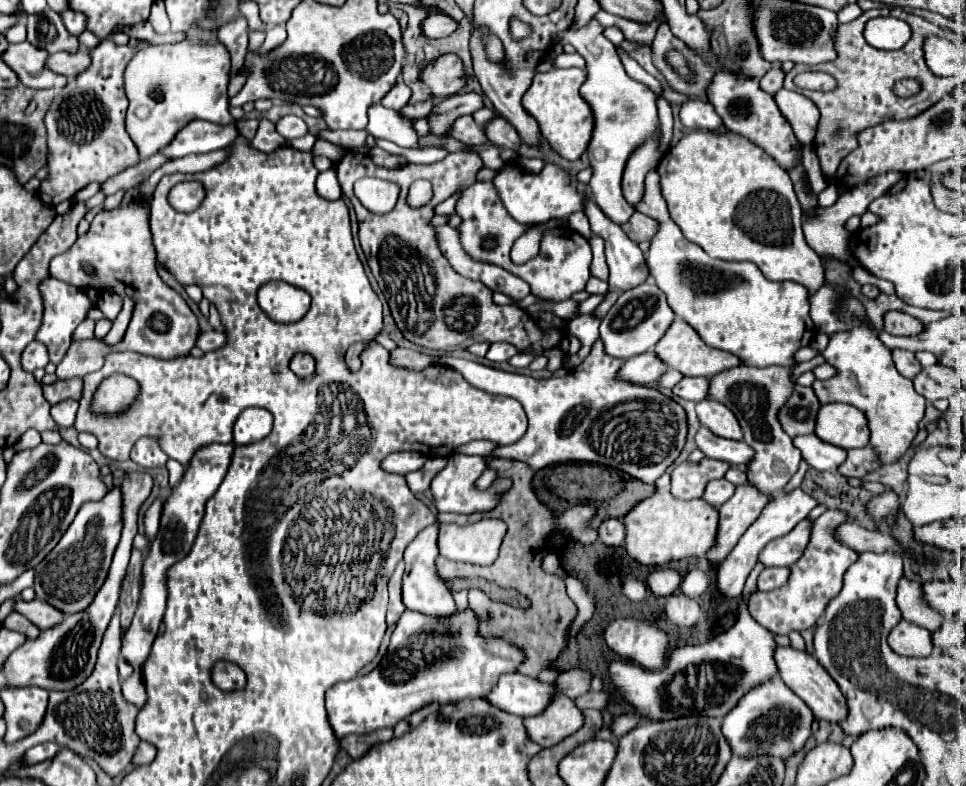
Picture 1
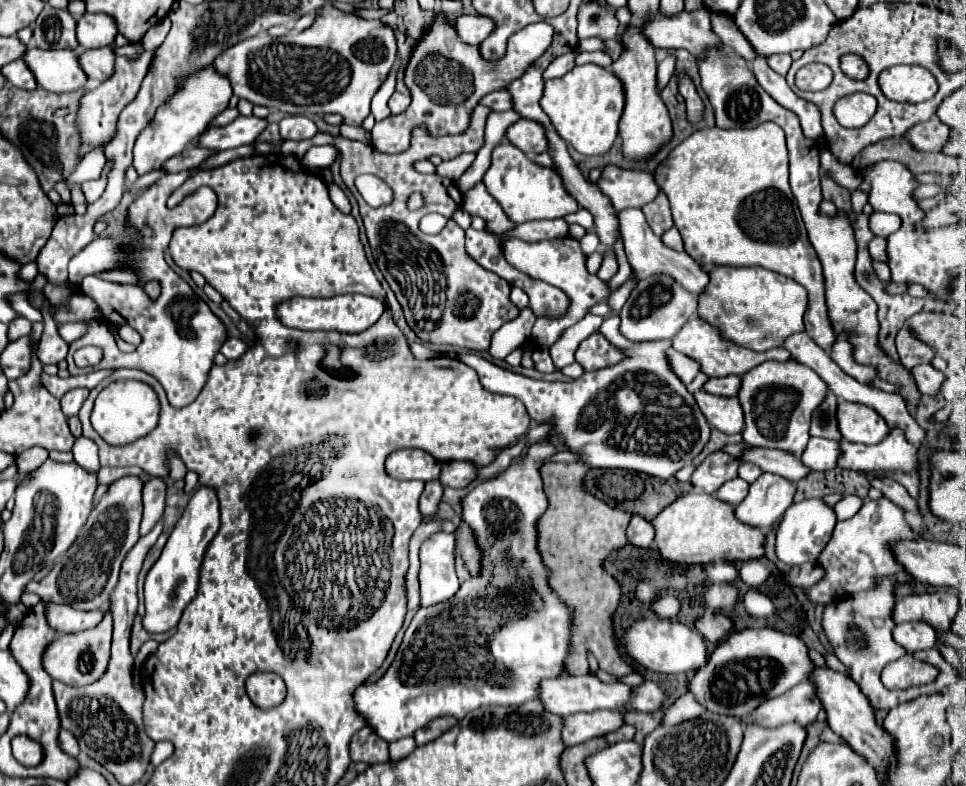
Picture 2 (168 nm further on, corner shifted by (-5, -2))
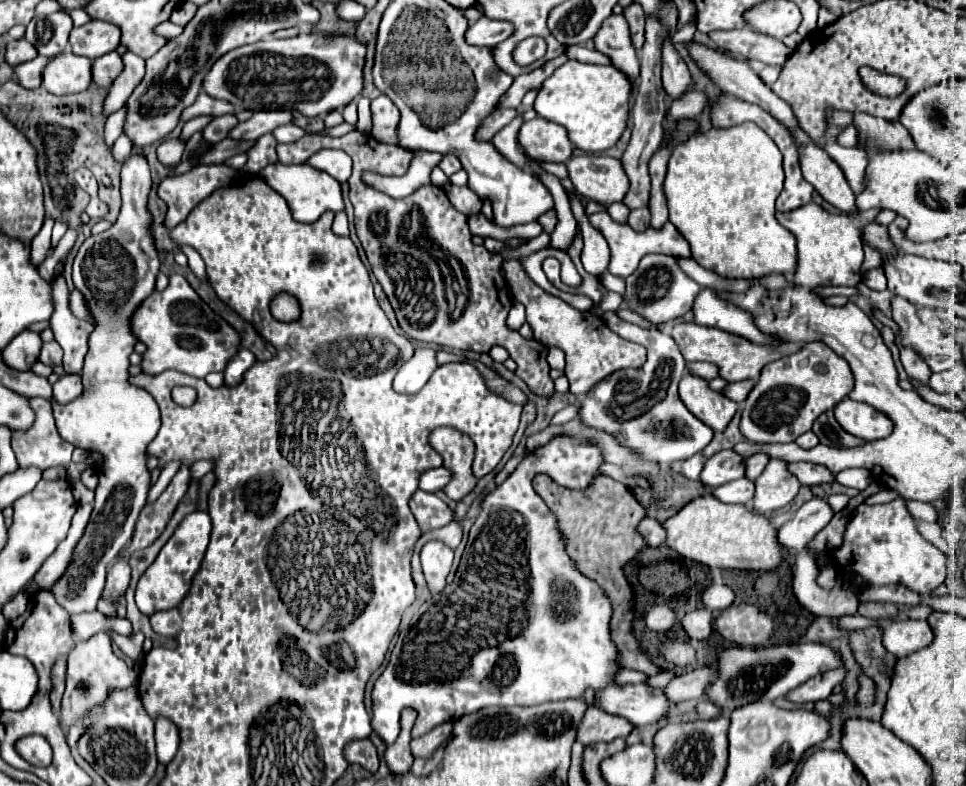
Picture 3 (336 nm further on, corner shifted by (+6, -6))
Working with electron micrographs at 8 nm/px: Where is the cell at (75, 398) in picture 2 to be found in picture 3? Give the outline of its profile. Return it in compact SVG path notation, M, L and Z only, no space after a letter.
M64 374L60 376L60 380L54 384L54 398L60 404L68 404L74 398L78 398L82 394L82 380L80 374Z

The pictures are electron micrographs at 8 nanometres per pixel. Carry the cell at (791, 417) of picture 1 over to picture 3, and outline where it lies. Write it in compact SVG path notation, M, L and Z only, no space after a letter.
M824 412L816 422L814 422L814 428L812 428L814 434L818 434L820 442L826 444L826 446L834 446L834 448L856 448L856 446L862 446L866 444L866 440L862 438L856 438L856 436L850 436L834 418L834 412Z

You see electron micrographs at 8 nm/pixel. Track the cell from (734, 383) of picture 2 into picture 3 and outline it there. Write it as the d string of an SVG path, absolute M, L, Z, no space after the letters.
M744 380L744 382L734 382L734 384L726 386L724 394L726 394L726 396L730 396L730 398L732 398L734 402L744 402L746 394L750 394L750 390L752 390L754 386L756 386L756 384L754 384L754 380Z

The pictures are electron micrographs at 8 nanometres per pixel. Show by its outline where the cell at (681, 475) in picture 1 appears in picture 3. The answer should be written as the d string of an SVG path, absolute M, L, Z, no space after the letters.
M722 450L718 454L714 454L712 458L708 458L700 480L710 488L718 488L730 480L742 478L746 476L746 458L740 456L734 450Z

